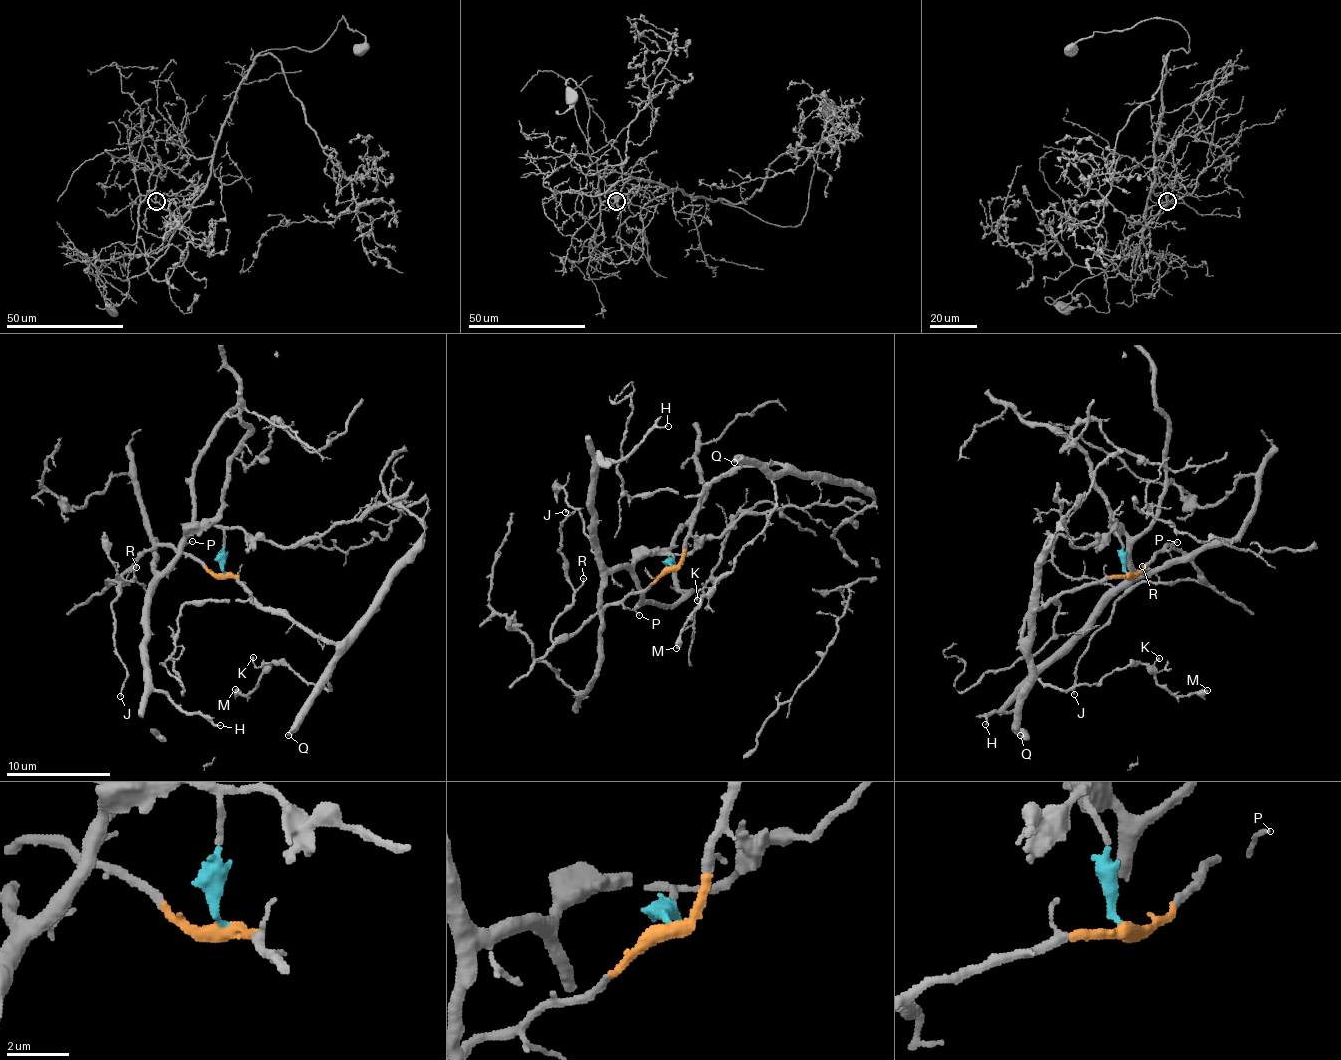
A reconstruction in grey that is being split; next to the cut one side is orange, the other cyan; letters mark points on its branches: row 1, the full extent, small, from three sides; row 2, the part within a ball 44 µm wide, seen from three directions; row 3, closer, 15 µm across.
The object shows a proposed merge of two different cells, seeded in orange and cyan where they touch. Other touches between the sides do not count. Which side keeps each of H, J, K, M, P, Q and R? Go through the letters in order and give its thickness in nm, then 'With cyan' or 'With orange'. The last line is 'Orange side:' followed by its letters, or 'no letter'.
H: Thickness 140 nm. With cyan
J: Thickness 110 nm. With orange
K: Thickness 120 nm. With orange
M: Thickness 440 nm. With orange
P: Thickness 110 nm. With orange
Q: Thickness 320 nm. With orange
R: Thickness 140 nm. With orange
Orange side: J, K, M, P, Q, R

